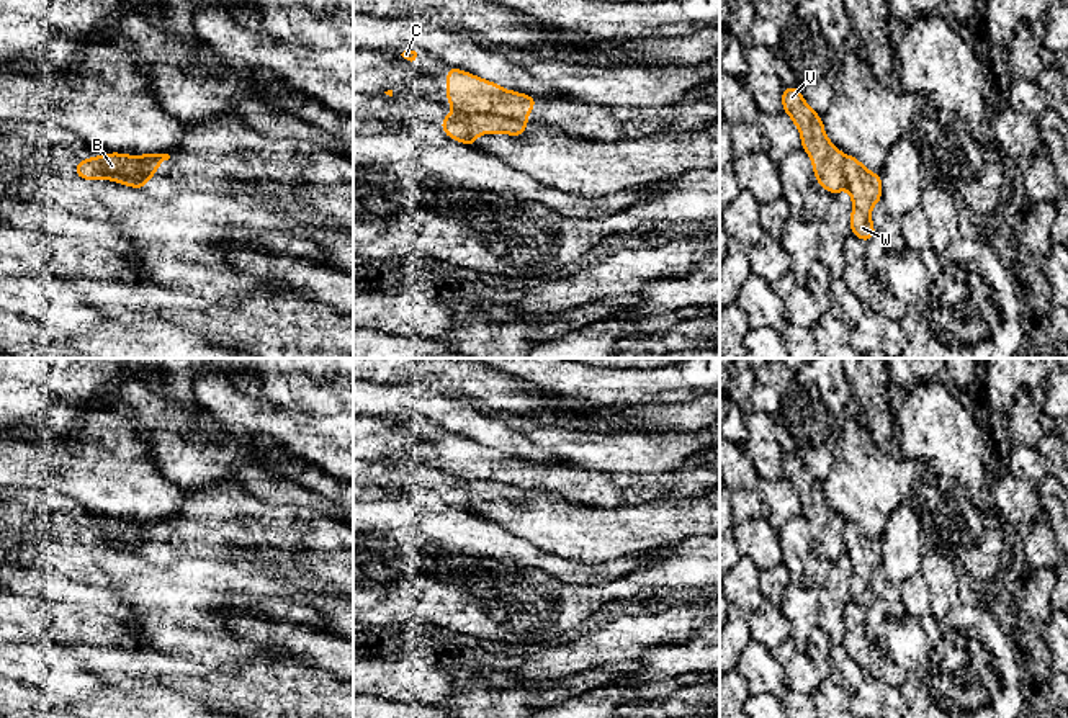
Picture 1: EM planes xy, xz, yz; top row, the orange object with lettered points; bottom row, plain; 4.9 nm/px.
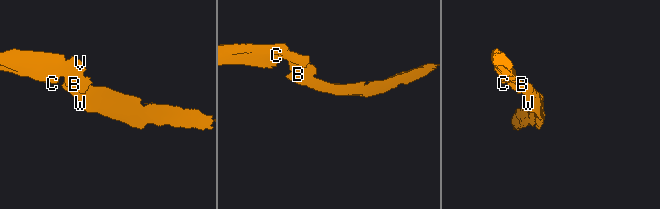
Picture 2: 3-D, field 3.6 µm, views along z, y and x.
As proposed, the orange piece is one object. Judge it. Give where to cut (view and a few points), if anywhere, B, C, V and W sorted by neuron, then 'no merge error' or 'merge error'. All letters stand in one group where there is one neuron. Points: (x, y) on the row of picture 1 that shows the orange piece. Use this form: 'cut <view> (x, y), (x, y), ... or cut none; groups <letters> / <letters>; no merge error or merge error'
cut xz (460, 110), (506, 115), (525, 125); groups B W / C V; merge error

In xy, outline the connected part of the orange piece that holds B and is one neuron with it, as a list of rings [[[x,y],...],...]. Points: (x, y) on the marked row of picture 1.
[[[119,152],[82,159],[74,167],[74,173],[83,180],[106,178],[119,185],[128,185],[132,177],[142,172],[142,165],[134,157]]]

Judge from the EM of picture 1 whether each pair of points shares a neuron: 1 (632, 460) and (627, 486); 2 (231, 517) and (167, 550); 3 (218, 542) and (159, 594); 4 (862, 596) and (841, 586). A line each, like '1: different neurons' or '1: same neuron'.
1: different neurons
2: same neuron
3: different neurons
4: same neuron

